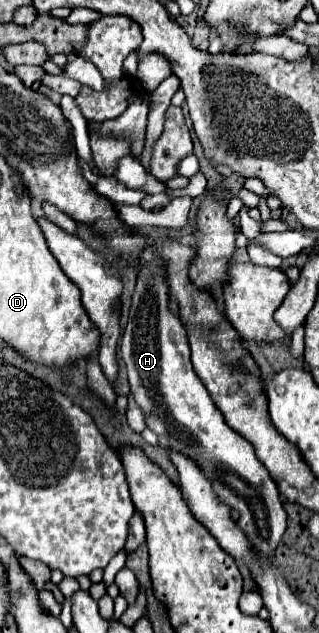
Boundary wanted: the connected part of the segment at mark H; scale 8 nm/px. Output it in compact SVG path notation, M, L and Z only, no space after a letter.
M151 262L137 274L129 322L121 340L121 356L127 366L133 398L143 410L147 428L159 436L161 444L201 466L217 498L239 512L237 526L245 532L255 552L259 552L259 558L271 562L287 528L279 490L267 468L257 460L253 446L225 424L221 410L191 366L187 332L179 316L169 312L167 304L169 296L163 274L157 270L157 262Z

